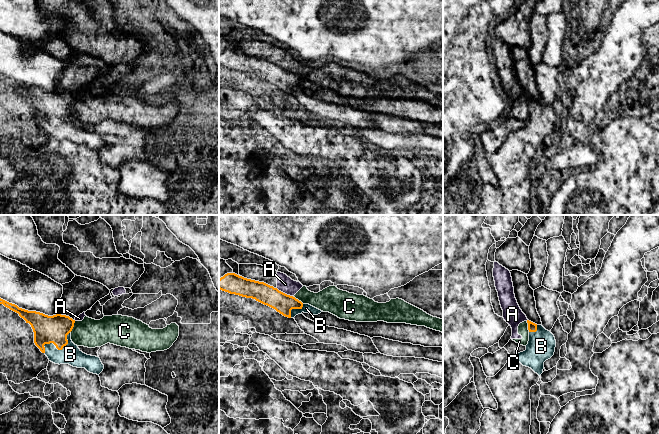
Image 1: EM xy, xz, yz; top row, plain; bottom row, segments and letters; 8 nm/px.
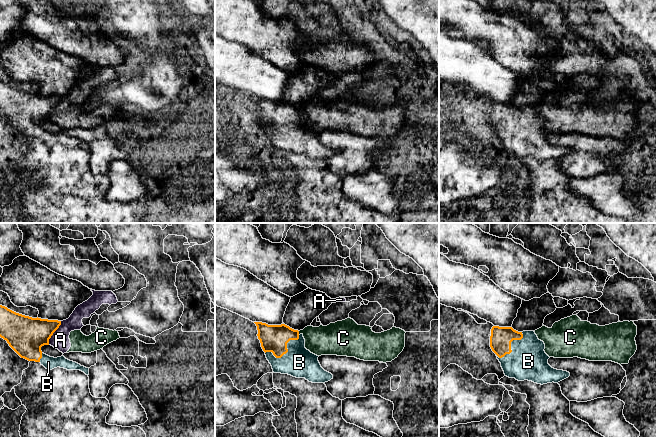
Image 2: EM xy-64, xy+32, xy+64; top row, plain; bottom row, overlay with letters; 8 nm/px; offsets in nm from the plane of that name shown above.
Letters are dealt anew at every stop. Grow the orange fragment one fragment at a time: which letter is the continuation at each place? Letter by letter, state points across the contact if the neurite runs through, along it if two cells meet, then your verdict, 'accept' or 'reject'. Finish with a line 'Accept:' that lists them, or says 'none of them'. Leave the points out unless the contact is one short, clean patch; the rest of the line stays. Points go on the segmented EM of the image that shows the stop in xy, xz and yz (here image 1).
A: along xz (276, 288), (292, 296) | reject
B: across xy (54, 329), (54, 340), (57, 348), (70, 354) | accept
C: along xy (75, 321), (69, 332) | reject
Accept: B

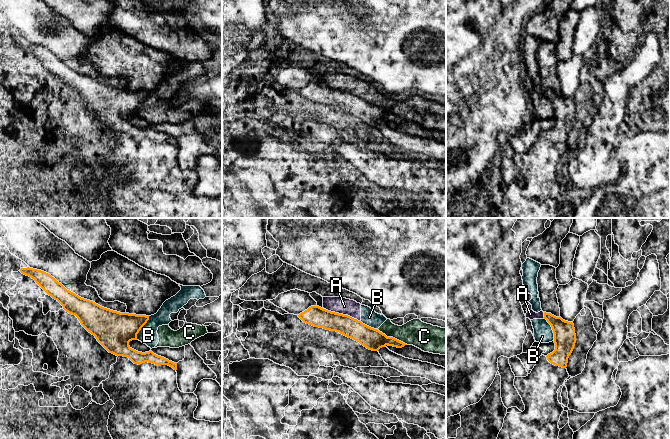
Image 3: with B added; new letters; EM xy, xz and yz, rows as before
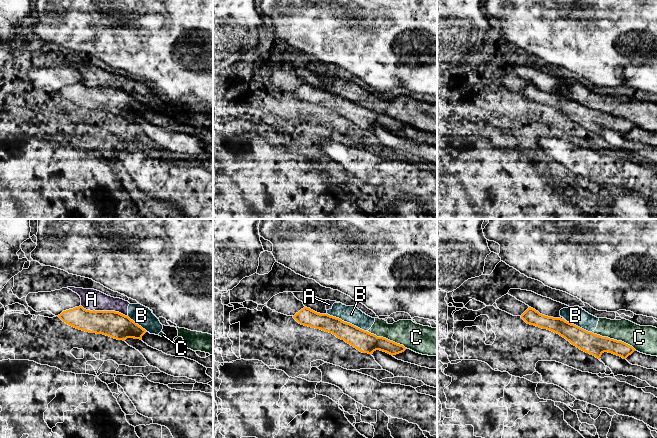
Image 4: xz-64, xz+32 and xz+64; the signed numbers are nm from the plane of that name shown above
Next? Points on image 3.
A: reject
B: along xy (149, 316), (149, 319), (137, 334), (136, 339) | reject
C: reject
Accept: none of them

